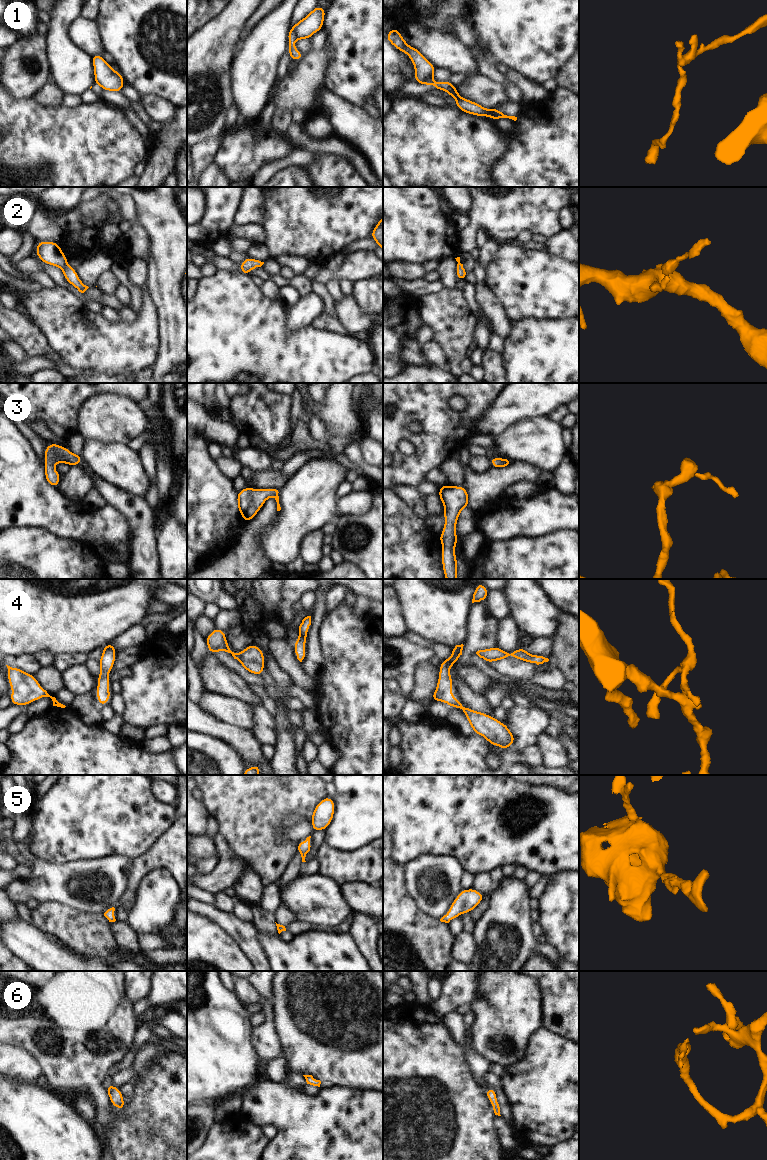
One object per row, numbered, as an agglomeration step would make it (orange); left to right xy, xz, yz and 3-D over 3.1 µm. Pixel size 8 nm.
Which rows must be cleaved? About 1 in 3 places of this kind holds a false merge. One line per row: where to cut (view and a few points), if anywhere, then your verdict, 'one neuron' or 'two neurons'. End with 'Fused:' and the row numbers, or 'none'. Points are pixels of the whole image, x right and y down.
1: xz (291, 27), (296, 39) | two neurons
2: no cut | one neuron
3: no cut | one neuron
4: no cut | one neuron
5: no cut | one neuron
6: no cut | one neuron
Fused: 1

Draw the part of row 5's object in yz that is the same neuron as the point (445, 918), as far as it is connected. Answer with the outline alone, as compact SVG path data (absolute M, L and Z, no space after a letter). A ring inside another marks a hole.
M474 888L461 890L446 913L441 919L441 922L449 923L452 919L459 917L463 913L471 913L484 899L485 895L476 891Z

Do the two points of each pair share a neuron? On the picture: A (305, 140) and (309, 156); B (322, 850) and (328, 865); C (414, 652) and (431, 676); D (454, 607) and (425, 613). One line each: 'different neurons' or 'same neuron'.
A: different neurons
B: same neuron
C: different neurons
D: same neuron

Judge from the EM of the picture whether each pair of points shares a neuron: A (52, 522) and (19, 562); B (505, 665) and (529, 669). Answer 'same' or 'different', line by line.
A: different
B: same

